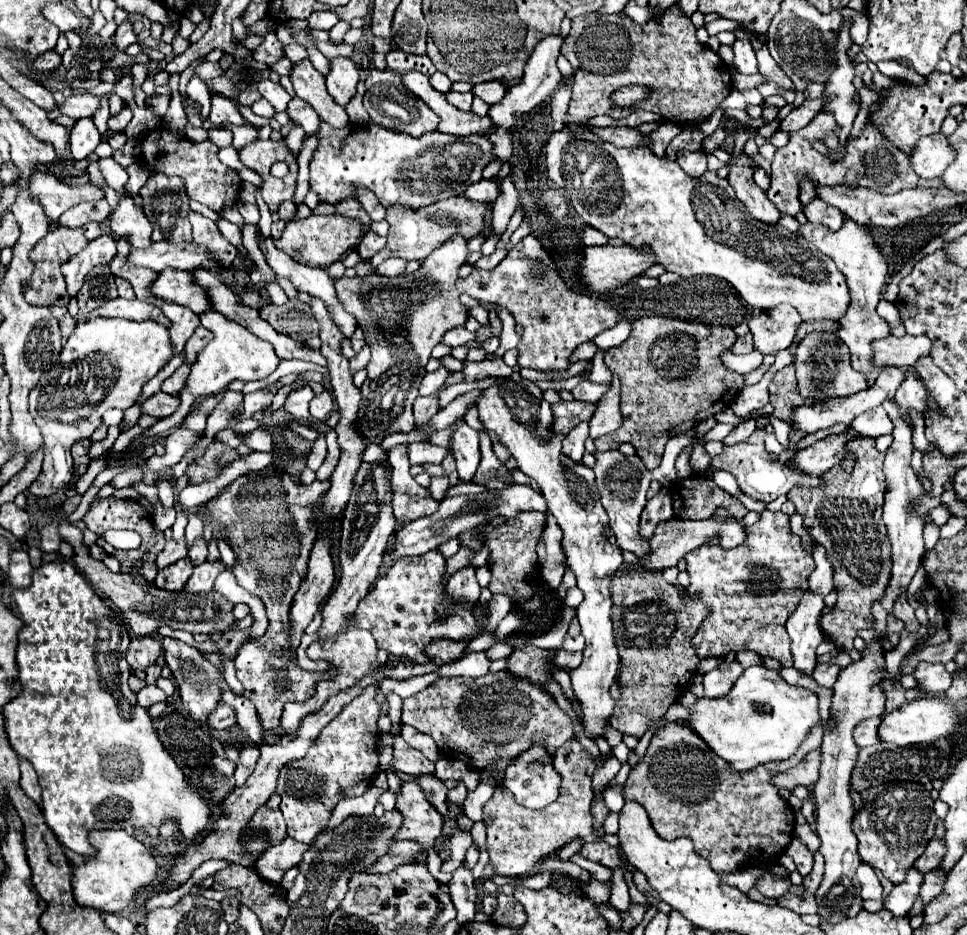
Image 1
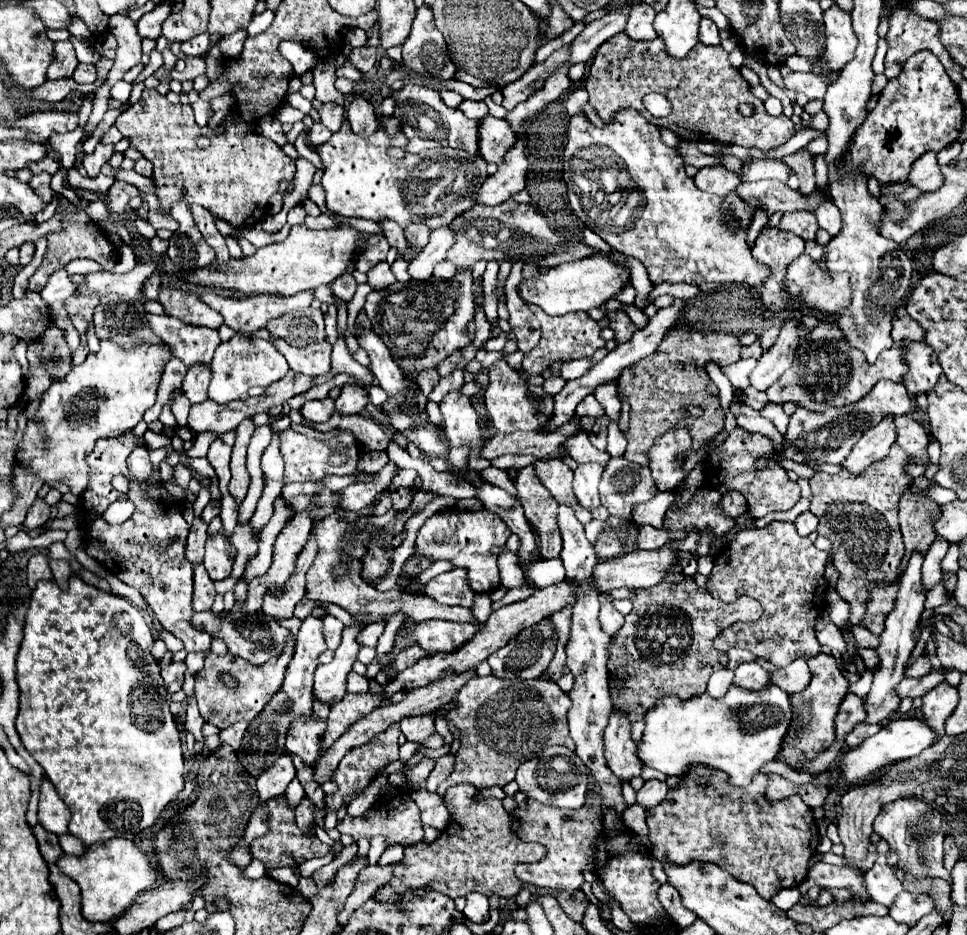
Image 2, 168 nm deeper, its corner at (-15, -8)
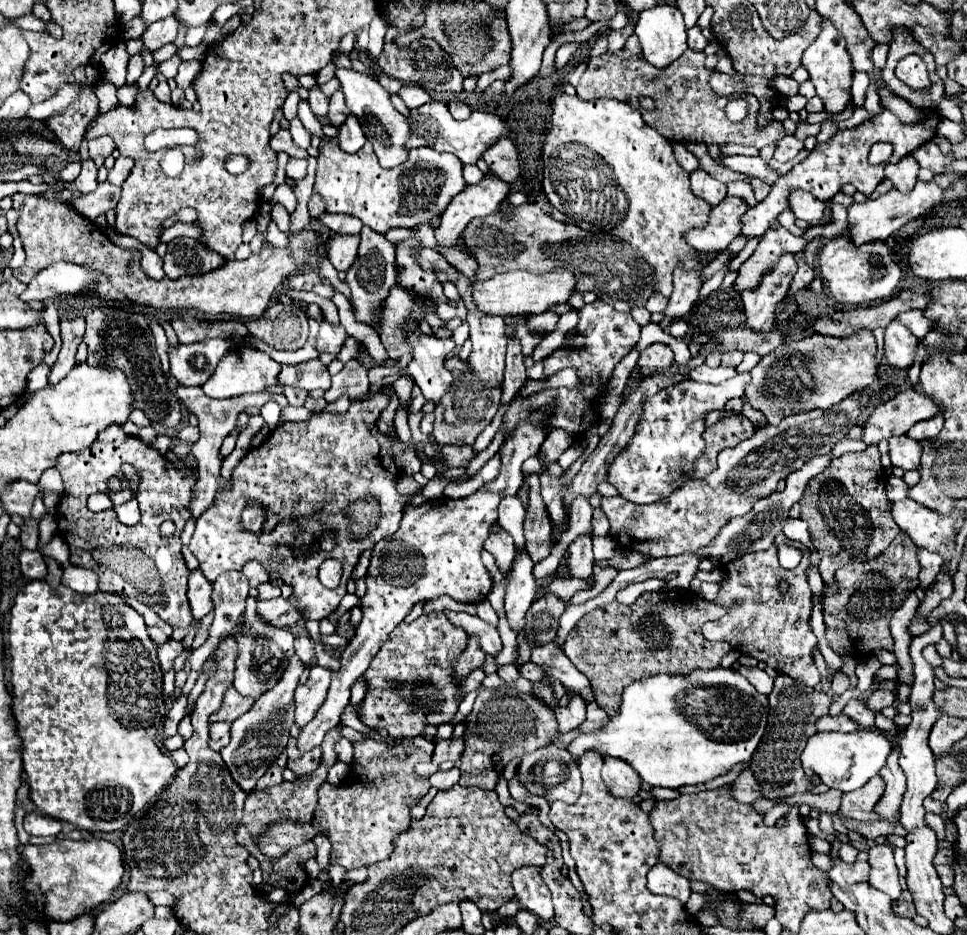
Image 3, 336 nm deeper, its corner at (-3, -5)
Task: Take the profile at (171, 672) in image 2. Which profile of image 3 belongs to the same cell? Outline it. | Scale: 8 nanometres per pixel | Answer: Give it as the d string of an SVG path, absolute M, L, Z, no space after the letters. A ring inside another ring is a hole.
M174 639L158 645L158 659L160 659L162 671L170 671L170 669L172 669L174 659L182 653L182 649L184 649L182 641L174 641Z

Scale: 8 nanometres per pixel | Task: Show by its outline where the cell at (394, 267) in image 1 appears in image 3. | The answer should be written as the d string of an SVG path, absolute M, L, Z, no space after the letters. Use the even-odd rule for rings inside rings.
M484 177L478 185L468 185L462 193L458 193L446 211L442 213L442 223L436 229L436 239L440 245L452 247L456 237L464 231L464 225L474 217L484 217L494 213L500 203L508 197L510 185L500 177Z

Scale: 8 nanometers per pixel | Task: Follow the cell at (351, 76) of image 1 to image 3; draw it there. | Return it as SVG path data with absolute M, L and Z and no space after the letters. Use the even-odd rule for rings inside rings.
M350 115L346 123L338 129L338 143L340 143L340 149L344 149L346 153L356 153L358 149L364 147L366 137L354 115Z

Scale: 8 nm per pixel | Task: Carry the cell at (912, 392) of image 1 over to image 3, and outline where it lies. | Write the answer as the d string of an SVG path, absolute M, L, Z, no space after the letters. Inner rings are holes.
M892 321L884 329L884 353L890 365L908 369L914 361L916 345L918 345L918 339L912 337L912 333L900 321Z

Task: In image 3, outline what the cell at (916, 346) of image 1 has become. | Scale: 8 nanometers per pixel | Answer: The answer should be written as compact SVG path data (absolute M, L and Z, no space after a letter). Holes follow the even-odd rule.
M868 329L854 333L852 337L836 339L812 333L800 341L782 343L776 351L760 359L760 363L750 371L752 381L744 387L744 397L750 405L764 413L768 425L778 425L784 417L794 413L804 413L812 409L830 409L844 397L856 393L856 389L868 387L876 371L876 339ZM786 353L812 353L810 363L792 359L786 367Z

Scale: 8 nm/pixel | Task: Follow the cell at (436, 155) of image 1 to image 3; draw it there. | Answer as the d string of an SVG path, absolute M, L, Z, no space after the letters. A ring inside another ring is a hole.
M326 139L320 147L318 167L316 167L316 183L314 189L324 197L328 213L346 213L358 217L364 225L378 233L386 233L394 227L414 227L416 223L428 223L432 215L444 211L444 207L466 187L462 177L462 163L448 153L438 153L434 149L412 149L406 163L394 169L382 169L372 151L372 143L368 141L358 153L344 153L338 145L338 139Z

